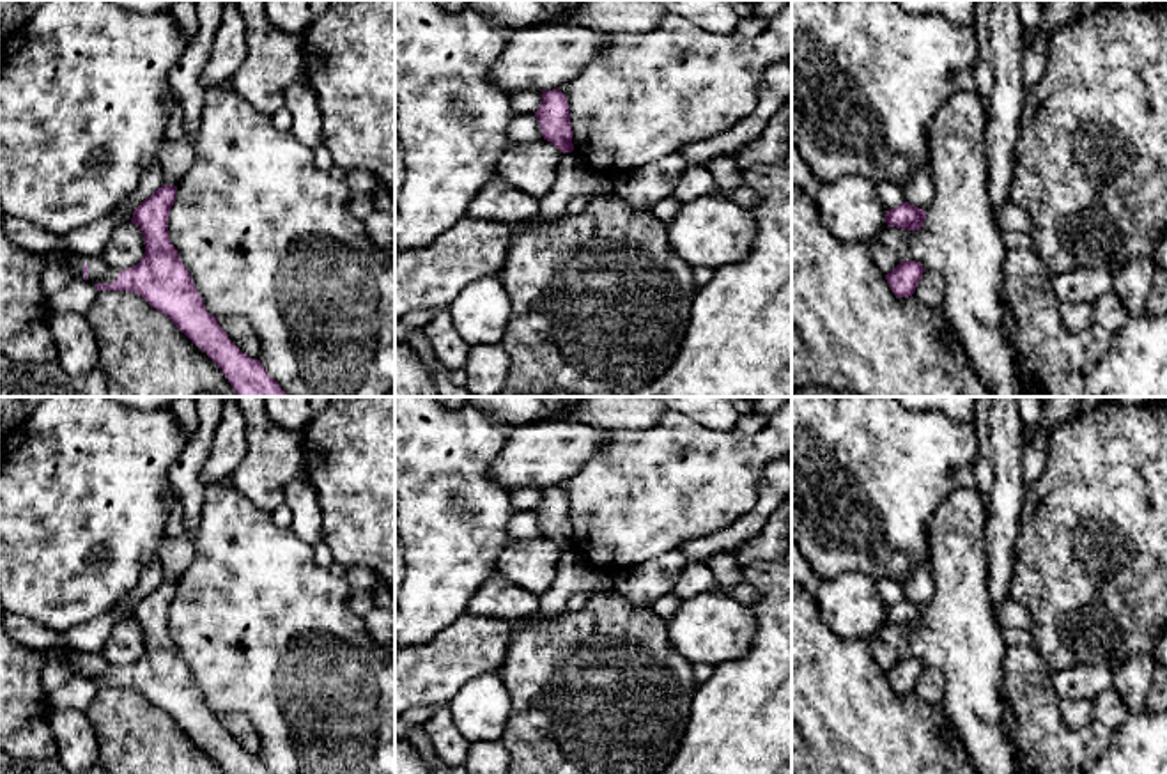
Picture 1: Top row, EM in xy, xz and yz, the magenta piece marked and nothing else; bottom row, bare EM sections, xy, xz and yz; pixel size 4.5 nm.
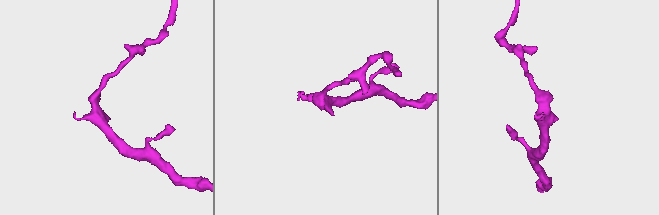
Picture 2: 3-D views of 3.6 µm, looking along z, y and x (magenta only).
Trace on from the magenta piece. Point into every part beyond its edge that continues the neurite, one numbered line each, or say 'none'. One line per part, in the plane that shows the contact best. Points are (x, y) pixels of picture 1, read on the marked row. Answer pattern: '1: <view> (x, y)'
1: xy (98, 271)

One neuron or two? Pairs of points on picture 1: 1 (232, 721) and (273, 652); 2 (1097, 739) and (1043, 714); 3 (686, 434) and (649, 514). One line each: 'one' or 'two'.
1: two
2: one
3: one

